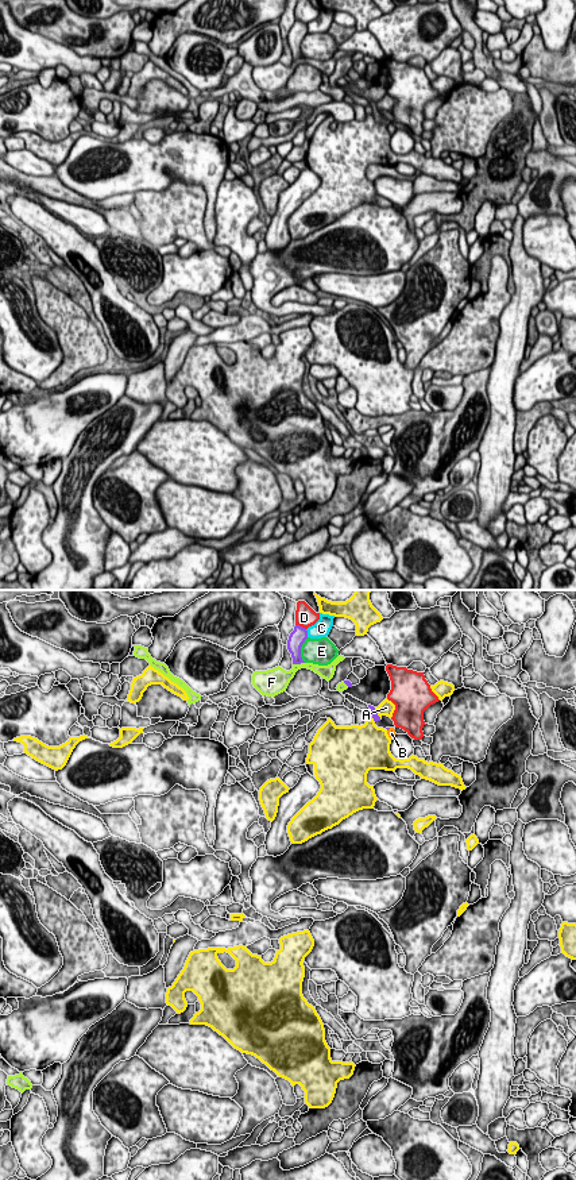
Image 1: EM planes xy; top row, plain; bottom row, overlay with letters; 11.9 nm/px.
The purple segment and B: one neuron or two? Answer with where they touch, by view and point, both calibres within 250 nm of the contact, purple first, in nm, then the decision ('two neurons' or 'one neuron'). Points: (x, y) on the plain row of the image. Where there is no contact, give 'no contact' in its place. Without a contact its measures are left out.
no contact; two neurons

